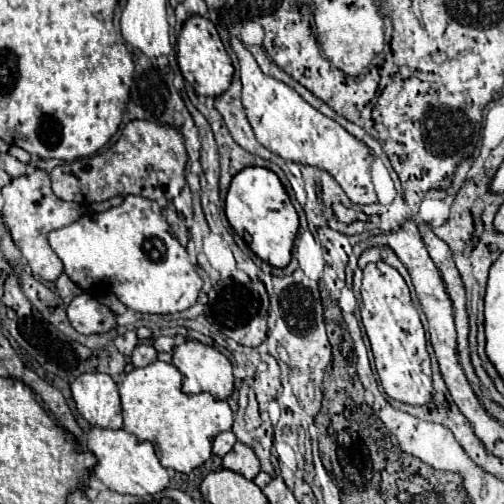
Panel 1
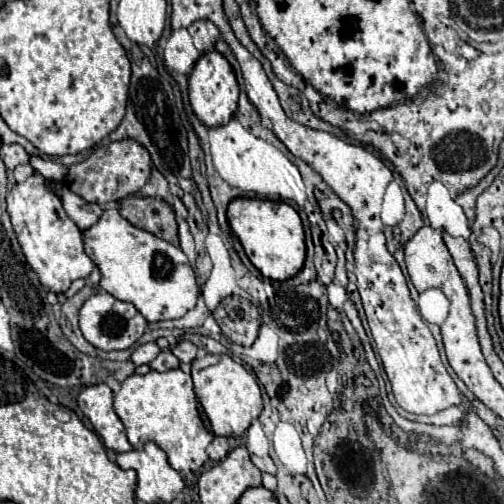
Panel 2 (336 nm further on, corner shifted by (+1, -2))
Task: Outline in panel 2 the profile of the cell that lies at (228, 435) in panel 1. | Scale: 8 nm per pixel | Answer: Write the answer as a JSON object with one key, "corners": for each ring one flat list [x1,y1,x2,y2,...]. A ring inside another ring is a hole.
{"corners":[[215,437,209,447,207,447,207,455,213,459,213,461,221,461,225,459,229,453,229,439,227,437]]}

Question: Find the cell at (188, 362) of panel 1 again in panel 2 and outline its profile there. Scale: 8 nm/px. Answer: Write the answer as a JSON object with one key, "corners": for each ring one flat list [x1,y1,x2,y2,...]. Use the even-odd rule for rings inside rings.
{"corners":[[221,355,221,359,213,365,197,369,197,363,191,367,191,377,195,385,197,399,211,423,215,435,243,435,251,421,261,413,261,393,255,377,241,365,235,363,229,355]]}

